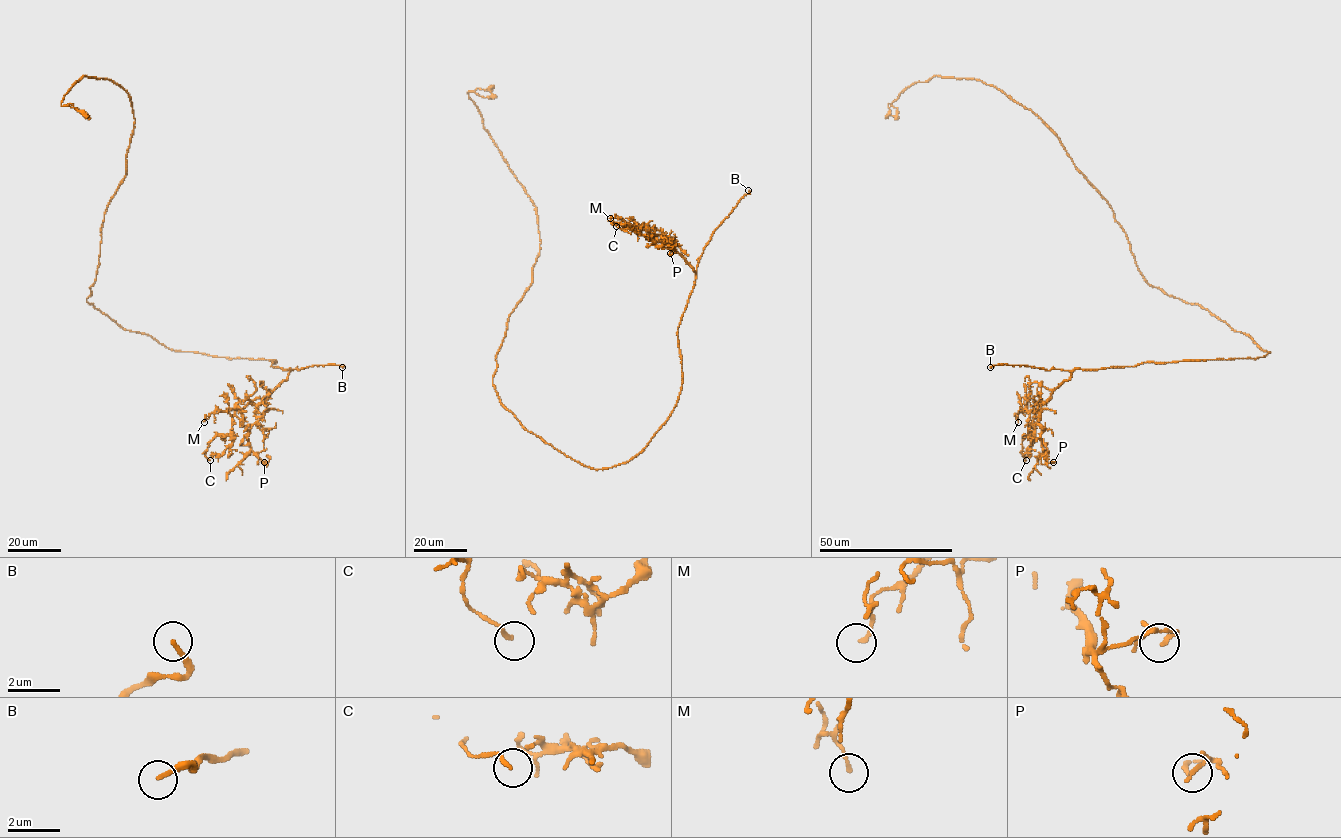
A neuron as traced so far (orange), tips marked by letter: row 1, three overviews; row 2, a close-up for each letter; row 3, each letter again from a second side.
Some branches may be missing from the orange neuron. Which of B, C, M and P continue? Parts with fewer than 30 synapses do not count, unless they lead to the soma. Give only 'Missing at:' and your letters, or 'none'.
Missing at: B

